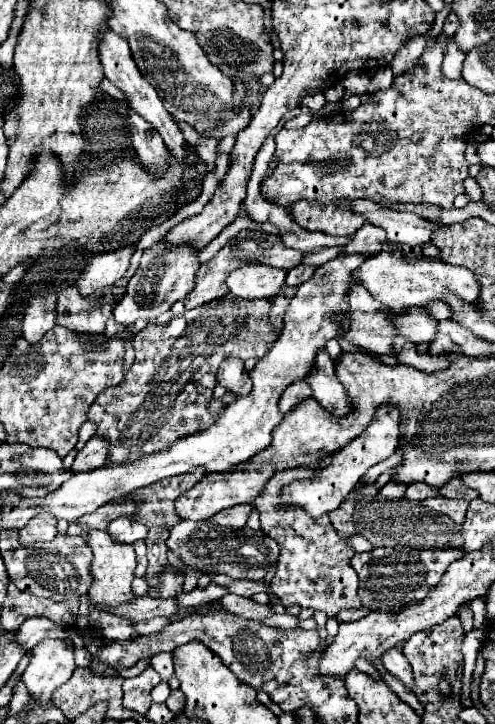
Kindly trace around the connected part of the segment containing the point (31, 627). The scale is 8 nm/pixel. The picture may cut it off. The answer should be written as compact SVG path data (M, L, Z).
M28 618L14 634L14 642L24 648L34 648L44 638L58 638L60 626L46 618Z

